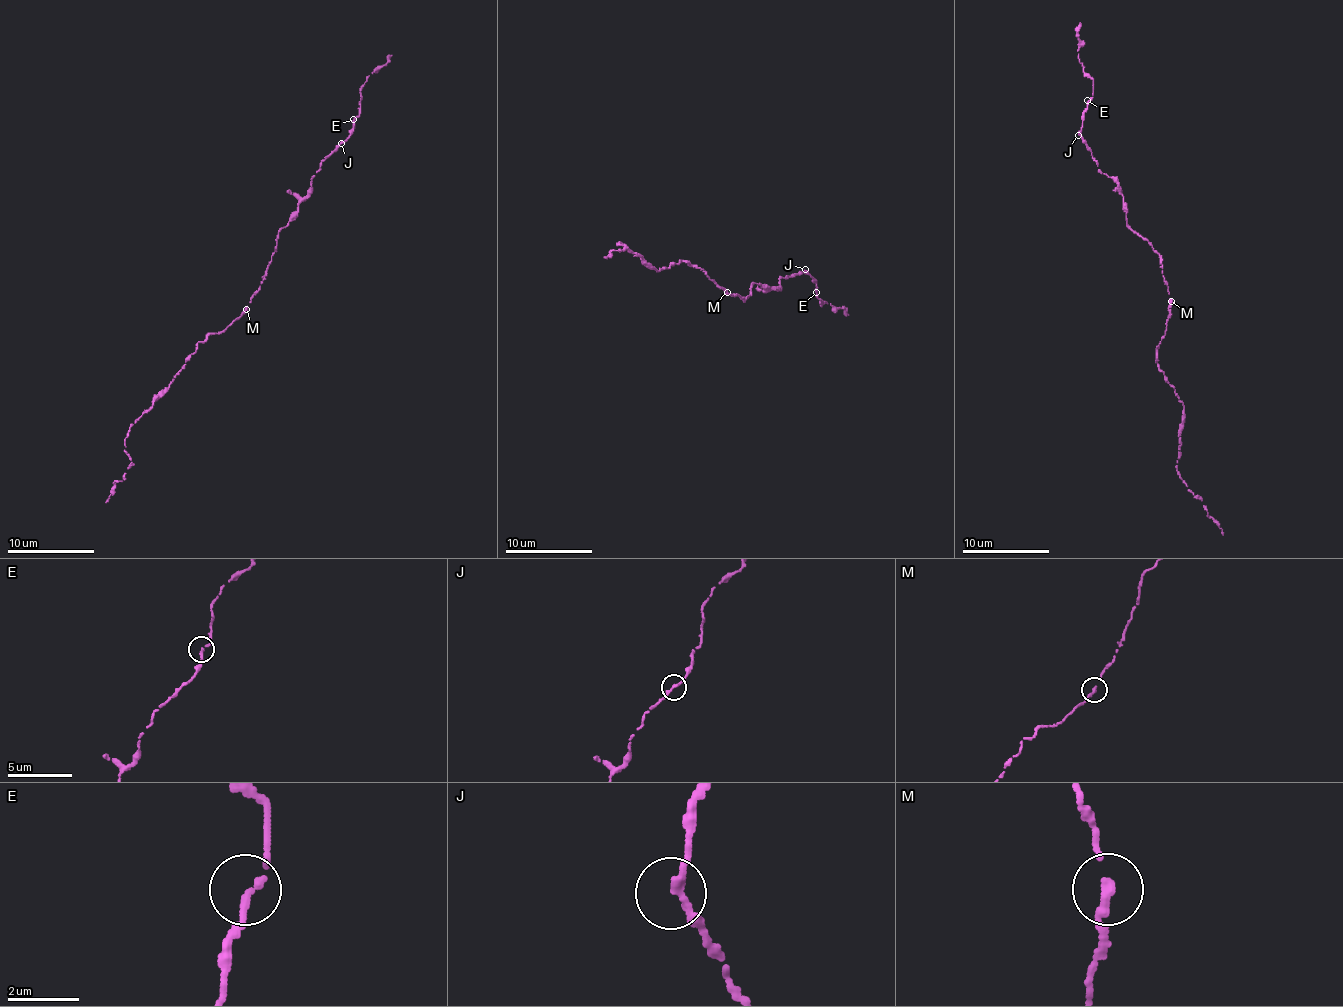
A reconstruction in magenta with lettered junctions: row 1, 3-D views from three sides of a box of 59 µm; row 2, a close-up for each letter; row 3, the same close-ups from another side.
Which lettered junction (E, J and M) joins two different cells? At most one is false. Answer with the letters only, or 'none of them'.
none of them

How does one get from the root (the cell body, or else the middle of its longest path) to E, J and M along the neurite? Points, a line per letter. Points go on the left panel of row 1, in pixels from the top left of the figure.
E: (259, 288), (275, 250), (276, 236), (308, 193), (311, 178), (320, 164), (349, 136), (353, 119)
J: (259, 288), (275, 250), (276, 236), (308, 193), (311, 178), (320, 164), (341, 143)
M: (259, 288), (245, 309)

